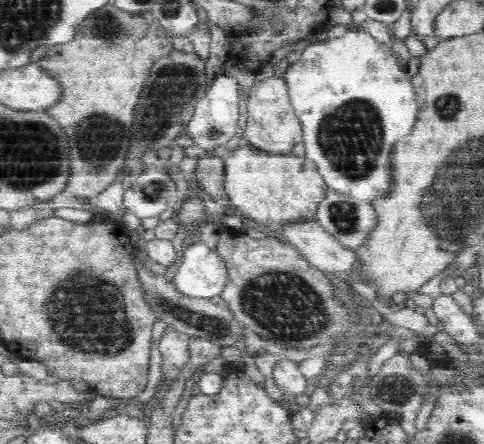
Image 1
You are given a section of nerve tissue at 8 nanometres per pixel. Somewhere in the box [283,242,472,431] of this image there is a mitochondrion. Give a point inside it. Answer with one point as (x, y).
(395, 390)

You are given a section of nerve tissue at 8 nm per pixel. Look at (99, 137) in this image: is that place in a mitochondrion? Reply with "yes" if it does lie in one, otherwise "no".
yes

